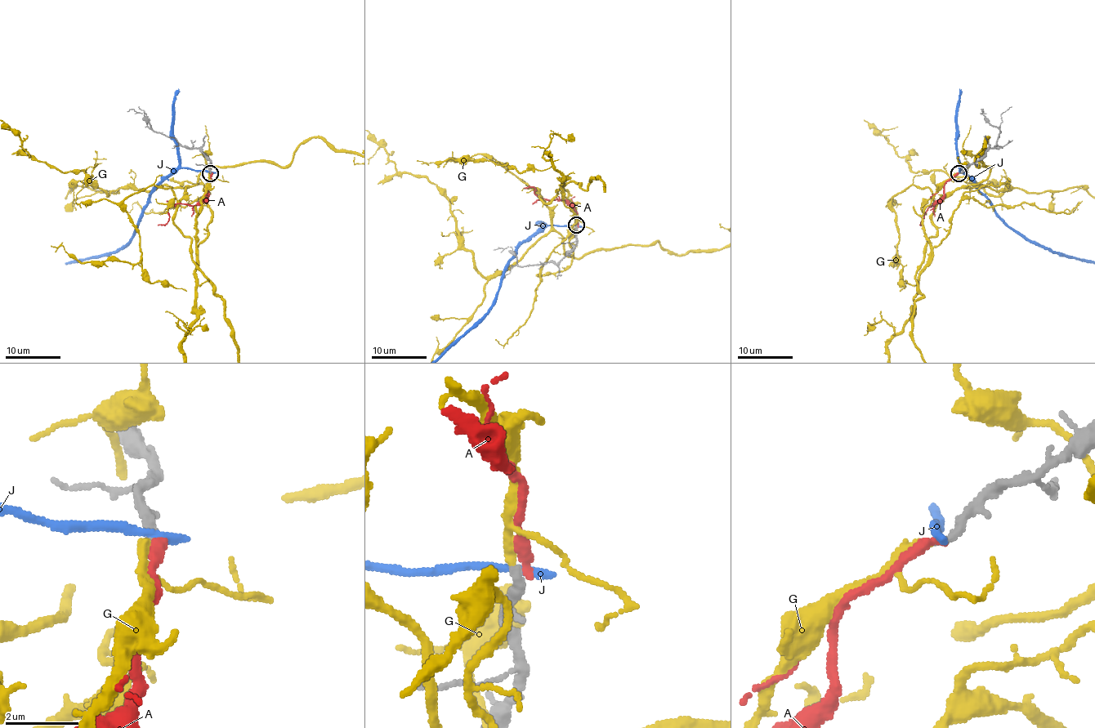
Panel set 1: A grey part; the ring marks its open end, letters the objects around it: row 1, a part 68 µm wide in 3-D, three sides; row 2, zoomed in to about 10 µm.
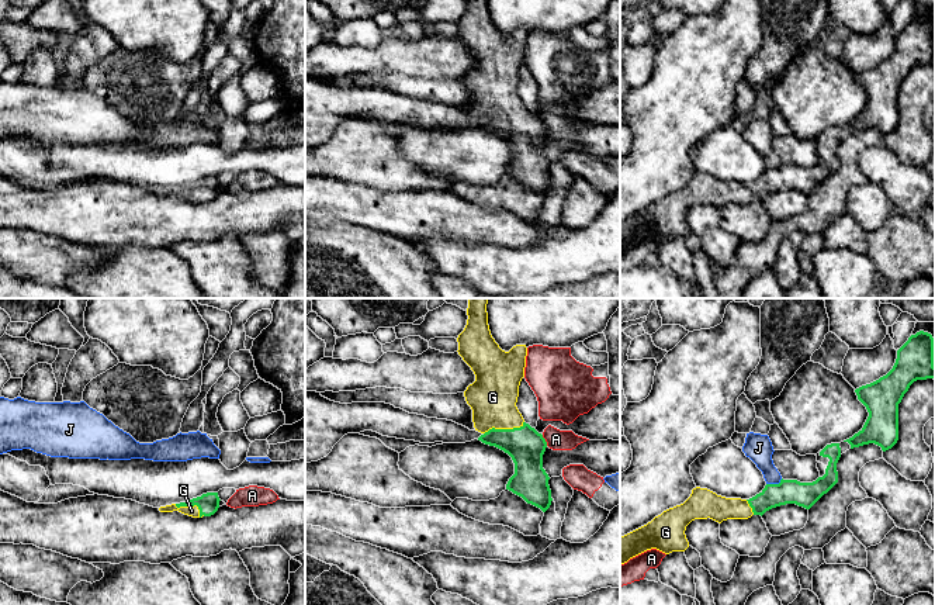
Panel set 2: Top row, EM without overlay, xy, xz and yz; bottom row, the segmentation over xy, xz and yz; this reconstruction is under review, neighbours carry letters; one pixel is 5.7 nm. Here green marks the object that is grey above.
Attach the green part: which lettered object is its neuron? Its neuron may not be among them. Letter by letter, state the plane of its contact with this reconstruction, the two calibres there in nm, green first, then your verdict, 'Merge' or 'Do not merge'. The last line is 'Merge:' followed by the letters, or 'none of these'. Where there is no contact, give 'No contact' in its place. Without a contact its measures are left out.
A: Touches green in xz. Thickness 220 nm (green) against 120 nm. Do not merge
G: Touches green in xz. Thickness 220 nm (green) against 280 nm. Merge
J: Touches green in yz. Thickness 140 nm (green) against 160 nm. Do not merge
Merge: G

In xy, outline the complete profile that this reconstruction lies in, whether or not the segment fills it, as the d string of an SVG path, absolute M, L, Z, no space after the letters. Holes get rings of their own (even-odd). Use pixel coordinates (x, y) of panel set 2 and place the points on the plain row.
M207 177L202 179L201 182L193 183L186 187L160 191L159 196L160 197L179 196L193 203L202 203L214 200L219 193L219 186L221 184L218 182L218 177Z

